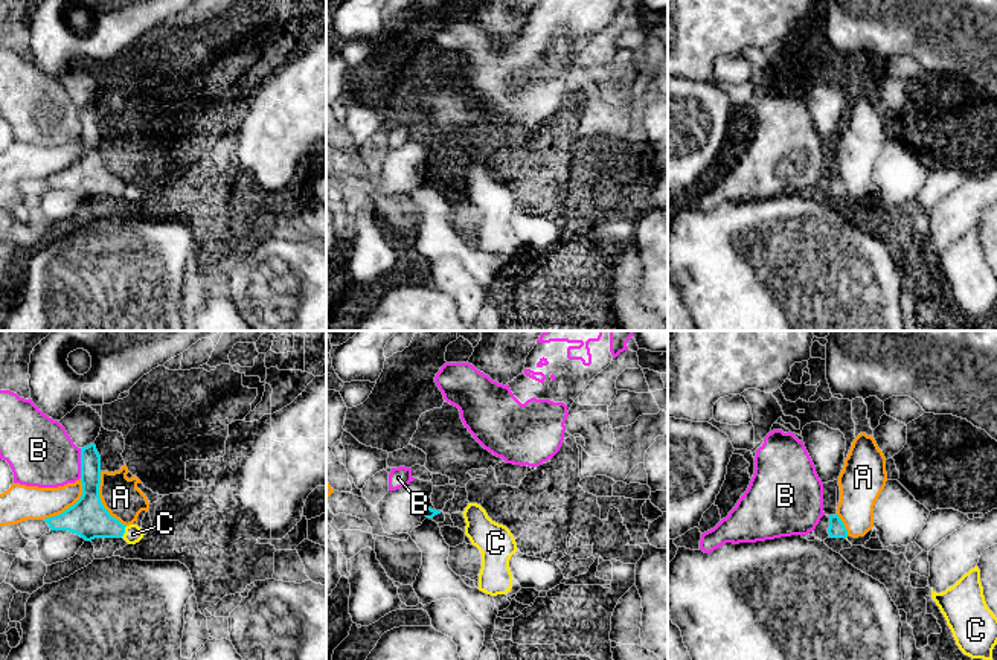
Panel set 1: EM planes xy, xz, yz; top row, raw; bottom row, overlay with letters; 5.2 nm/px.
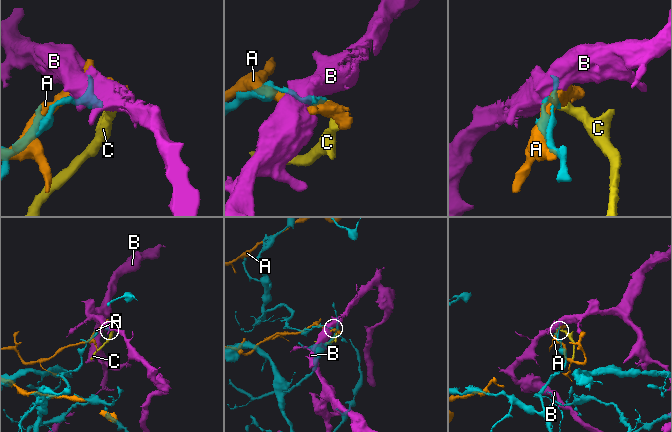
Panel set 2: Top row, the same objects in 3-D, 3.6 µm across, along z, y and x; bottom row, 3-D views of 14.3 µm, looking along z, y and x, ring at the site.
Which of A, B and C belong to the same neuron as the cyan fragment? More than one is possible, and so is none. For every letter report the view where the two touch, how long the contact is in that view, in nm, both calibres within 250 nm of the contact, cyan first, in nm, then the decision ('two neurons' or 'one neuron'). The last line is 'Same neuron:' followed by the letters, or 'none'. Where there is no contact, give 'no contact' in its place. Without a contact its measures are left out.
A: contact in xy; length 320 nm; calibres 200 and 200 nm; two neurons
B: contact in xy; length 160 nm; calibres 160 and 360 nm; two neurons
C: contact in xy; length 70 nm; calibres 200 and 100 nm; two neurons
Same neuron: none

